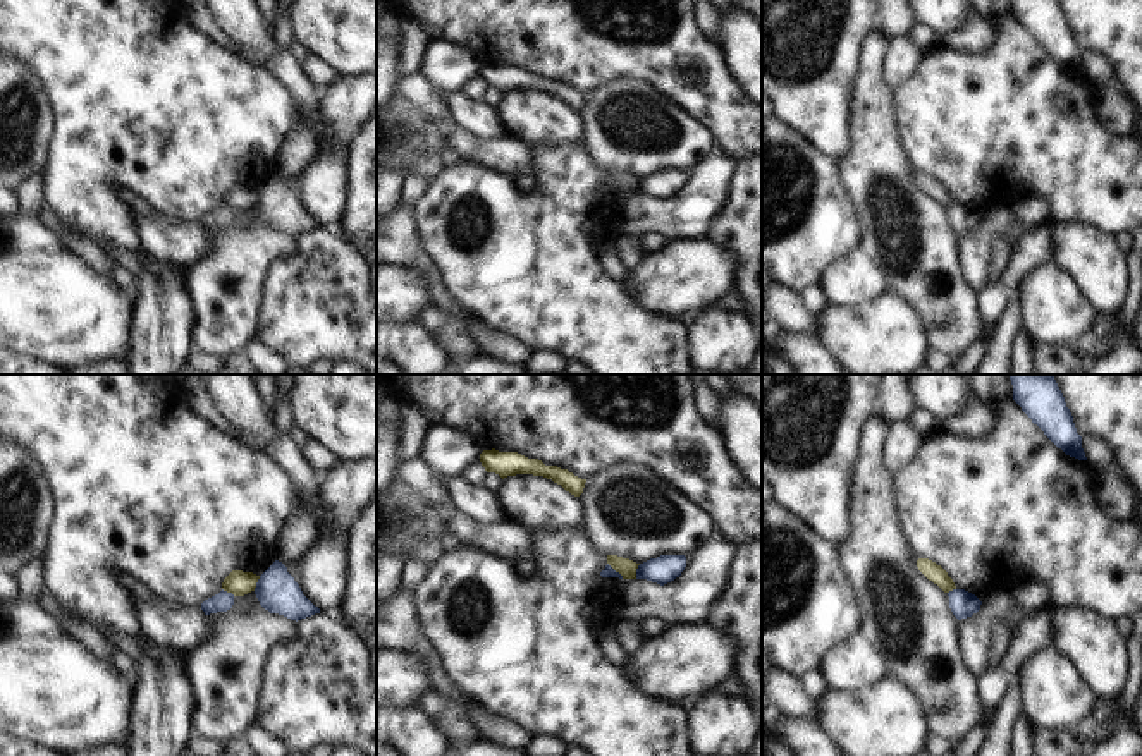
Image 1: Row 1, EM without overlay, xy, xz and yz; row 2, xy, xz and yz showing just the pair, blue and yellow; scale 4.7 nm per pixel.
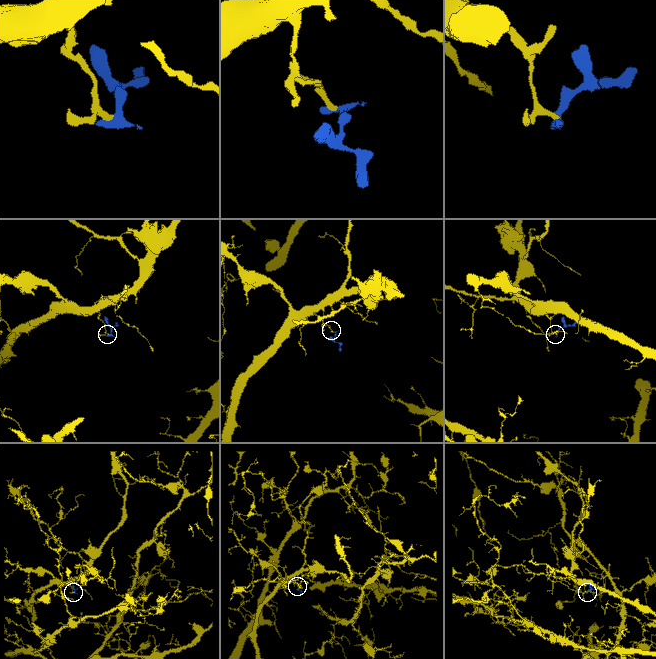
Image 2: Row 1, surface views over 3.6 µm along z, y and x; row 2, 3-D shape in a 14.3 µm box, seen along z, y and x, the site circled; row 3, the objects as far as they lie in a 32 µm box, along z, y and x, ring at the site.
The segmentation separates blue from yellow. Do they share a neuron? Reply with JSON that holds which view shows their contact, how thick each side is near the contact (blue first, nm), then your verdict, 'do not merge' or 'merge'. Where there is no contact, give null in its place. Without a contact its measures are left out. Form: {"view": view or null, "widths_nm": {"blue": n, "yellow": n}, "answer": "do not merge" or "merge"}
{"view": "xy", "widths_nm": {"blue": 200, "yellow": 120}, "answer": "do not merge"}

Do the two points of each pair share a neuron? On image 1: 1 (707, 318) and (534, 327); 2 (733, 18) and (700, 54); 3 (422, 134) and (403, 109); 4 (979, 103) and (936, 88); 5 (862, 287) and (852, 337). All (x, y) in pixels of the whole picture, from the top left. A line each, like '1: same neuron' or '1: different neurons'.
1: different neurons
2: different neurons
3: same neuron
4: same neuron
5: different neurons

